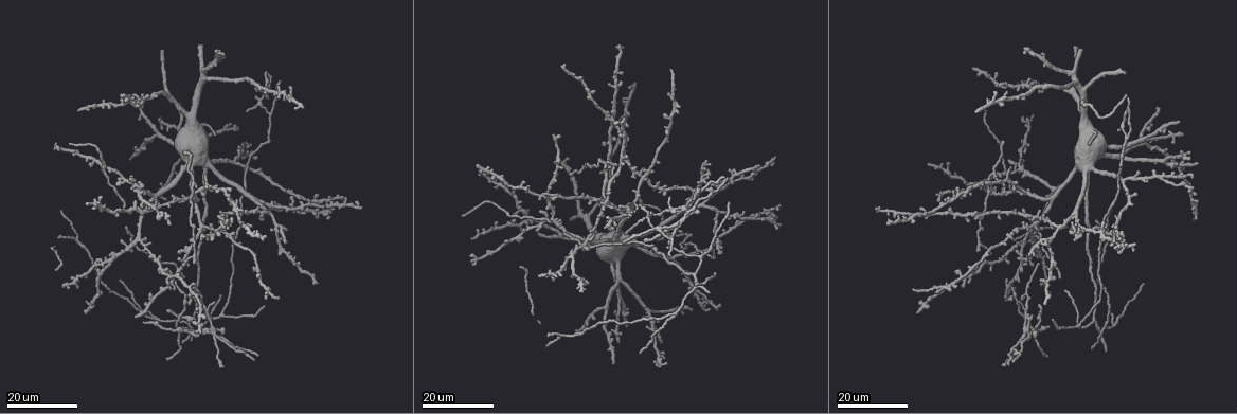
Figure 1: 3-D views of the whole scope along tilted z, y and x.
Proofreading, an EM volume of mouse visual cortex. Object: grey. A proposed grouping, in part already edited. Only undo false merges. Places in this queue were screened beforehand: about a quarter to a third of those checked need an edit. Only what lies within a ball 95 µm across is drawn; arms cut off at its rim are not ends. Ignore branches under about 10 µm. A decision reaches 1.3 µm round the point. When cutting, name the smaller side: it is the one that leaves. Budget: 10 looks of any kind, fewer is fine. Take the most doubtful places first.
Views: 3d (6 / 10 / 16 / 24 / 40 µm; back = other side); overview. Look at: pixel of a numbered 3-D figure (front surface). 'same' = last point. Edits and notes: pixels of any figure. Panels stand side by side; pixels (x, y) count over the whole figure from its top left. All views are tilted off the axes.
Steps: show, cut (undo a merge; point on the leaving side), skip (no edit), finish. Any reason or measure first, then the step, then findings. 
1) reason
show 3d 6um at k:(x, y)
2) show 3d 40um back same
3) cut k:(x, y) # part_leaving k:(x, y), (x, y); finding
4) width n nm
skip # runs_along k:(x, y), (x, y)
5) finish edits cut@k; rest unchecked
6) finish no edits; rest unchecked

thin arm on a thick one
show 3d 16um at 1:(133, 246)

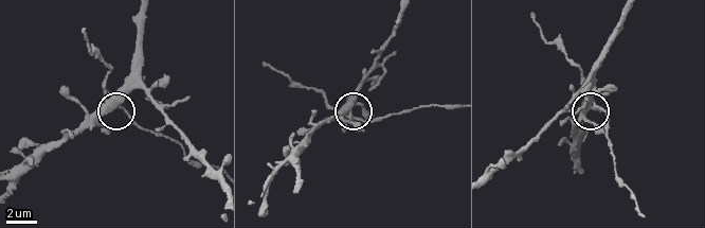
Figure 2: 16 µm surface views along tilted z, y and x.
closer look
show 3d 6um at 2:(597, 105)

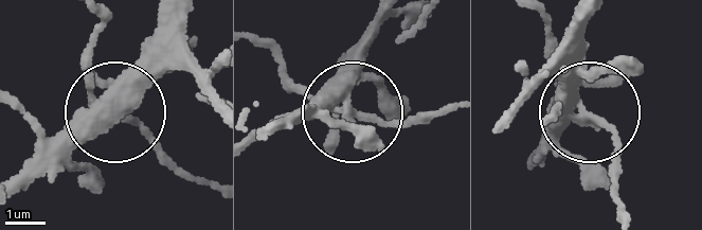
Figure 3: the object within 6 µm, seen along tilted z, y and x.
arms 3
skip # runs_along 3:(594, 15), (575, 99), (604, 128), (619, 194); all the same neuron

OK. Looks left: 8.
small branch off a trunk
show 3d 24um at 1:(74, 276)

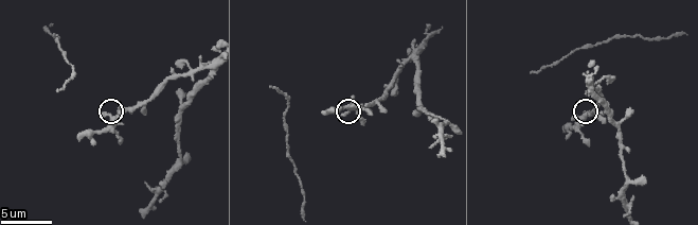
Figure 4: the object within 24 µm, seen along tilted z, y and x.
show 3d 10um at 4:(111, 118)

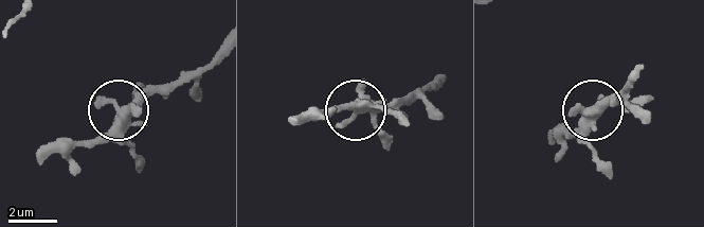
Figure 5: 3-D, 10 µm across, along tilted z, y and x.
other side
show 3d 10um back at 5:(119, 112)

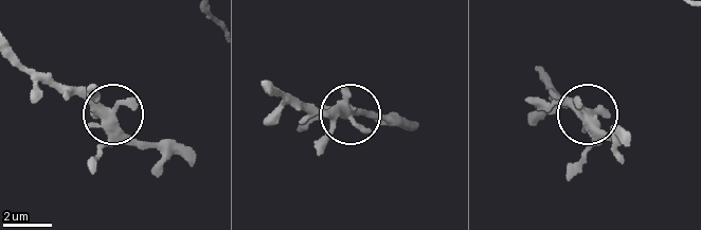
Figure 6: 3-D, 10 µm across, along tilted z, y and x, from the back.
width 370 nm
skip # continuous, no second neuron

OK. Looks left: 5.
arms part here
show 3d 16um at 1:(171, 284)

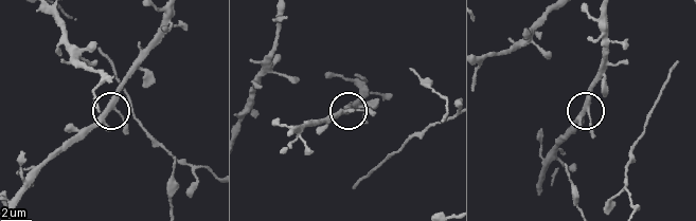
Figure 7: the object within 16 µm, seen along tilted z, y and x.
closer look
show 3d 6um at 7:(113, 109)

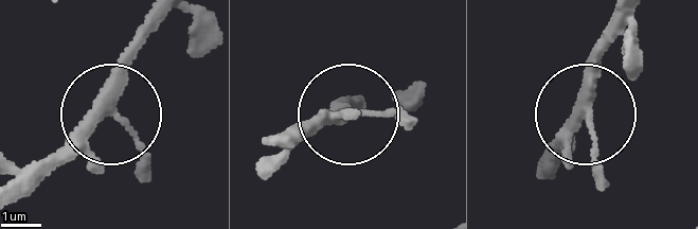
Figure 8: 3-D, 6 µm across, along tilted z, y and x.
width 240 nm
skip # runs_along 8:(361, 103), (302, 126); one neuron here

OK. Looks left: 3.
three arms meet
show 3d 16um at 1:(1124, 122)

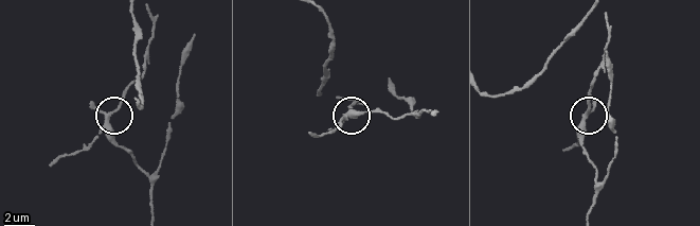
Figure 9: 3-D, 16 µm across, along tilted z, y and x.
show 3d 10um at 9:(586, 112)

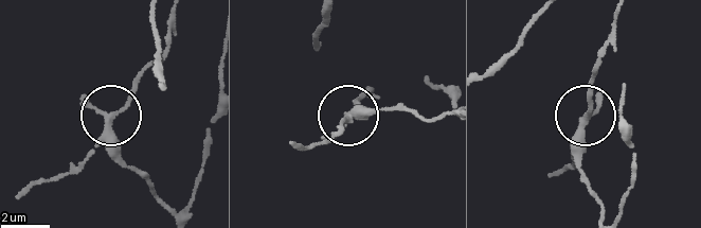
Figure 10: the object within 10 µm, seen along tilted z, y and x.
show 3d 10um back at 10:(586, 118)

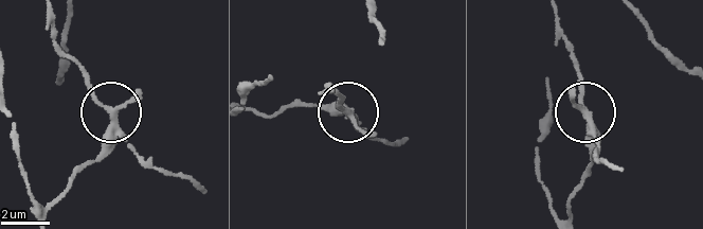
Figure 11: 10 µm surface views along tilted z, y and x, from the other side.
width 210 nm
cut 11:(92, 97) # part_leaving 11:(114, 124), (85, 71), (56, 39), (51, 14); two neurons meet here

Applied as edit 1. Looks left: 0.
finish edits cut@11; rest unchecked

